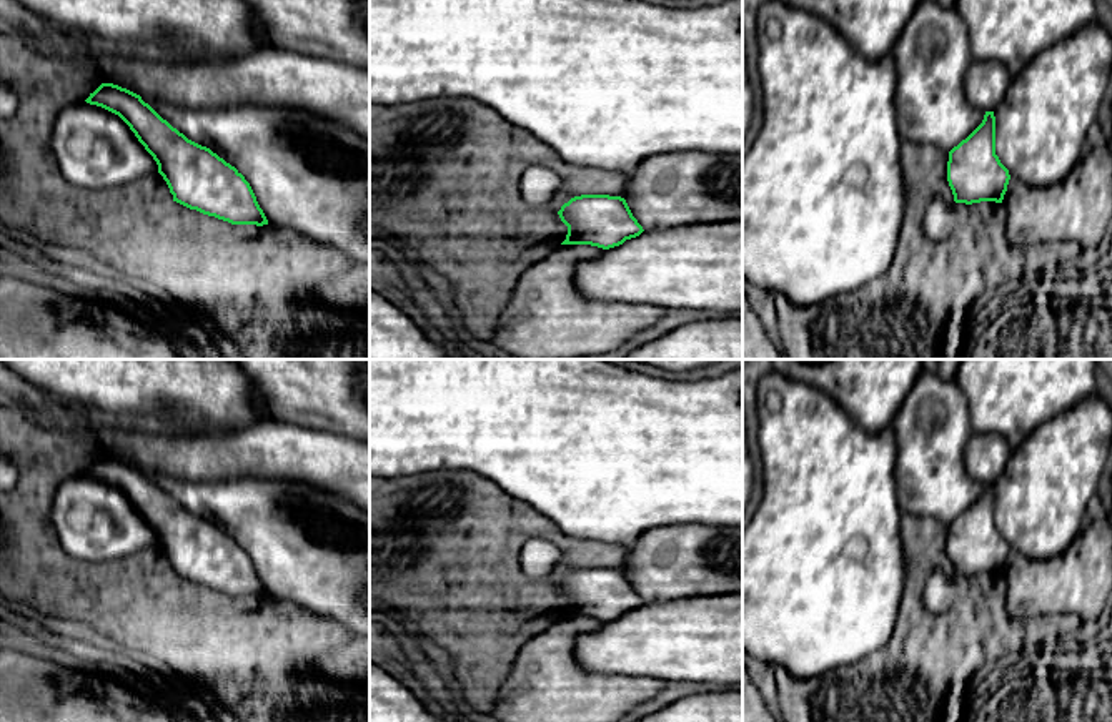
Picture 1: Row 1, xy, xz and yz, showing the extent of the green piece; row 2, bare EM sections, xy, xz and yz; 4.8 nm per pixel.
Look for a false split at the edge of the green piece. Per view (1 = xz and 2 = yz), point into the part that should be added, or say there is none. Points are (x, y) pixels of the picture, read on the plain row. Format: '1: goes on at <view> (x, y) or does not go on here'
1: does not go on here
2: does not go on here

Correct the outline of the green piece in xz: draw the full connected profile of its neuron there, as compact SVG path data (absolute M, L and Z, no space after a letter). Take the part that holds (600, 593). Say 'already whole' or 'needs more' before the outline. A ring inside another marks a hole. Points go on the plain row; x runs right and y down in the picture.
already whole | M574 569L561 579L558 587L568 599L561 617L591 617L609 622L644 604L621 569Z

